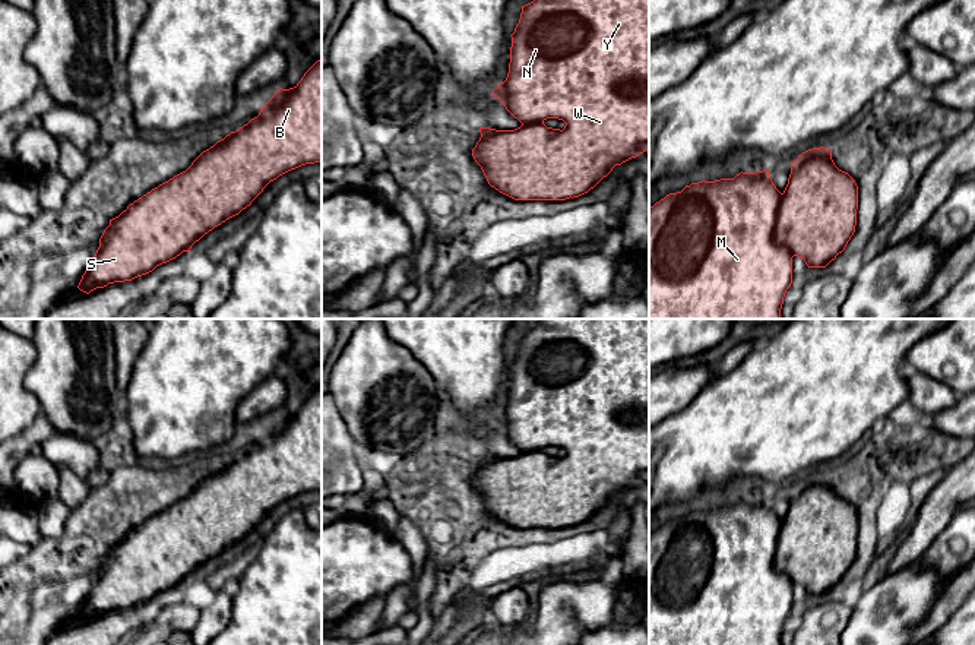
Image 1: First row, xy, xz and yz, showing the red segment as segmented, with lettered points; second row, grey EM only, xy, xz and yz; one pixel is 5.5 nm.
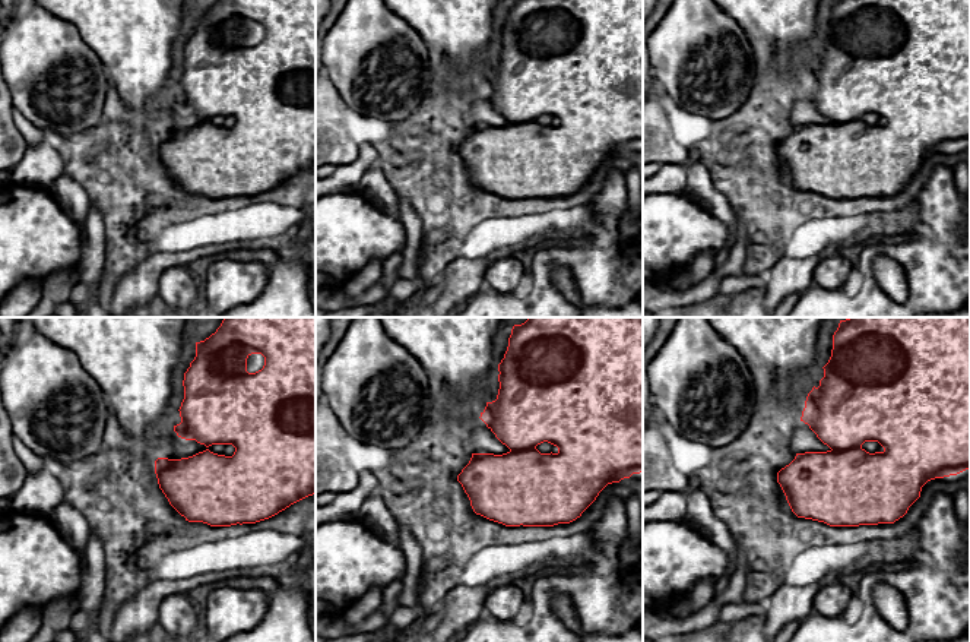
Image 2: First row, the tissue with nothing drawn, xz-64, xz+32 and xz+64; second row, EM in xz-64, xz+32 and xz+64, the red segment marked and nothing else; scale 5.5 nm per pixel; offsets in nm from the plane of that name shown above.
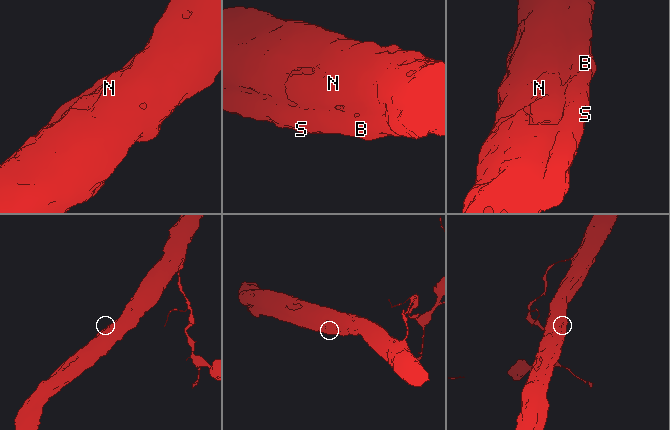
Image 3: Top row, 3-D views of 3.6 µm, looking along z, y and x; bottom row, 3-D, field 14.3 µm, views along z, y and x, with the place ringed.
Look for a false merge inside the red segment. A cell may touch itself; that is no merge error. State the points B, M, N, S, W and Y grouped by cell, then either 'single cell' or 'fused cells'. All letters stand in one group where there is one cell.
groups B M N S W Y; single cell

